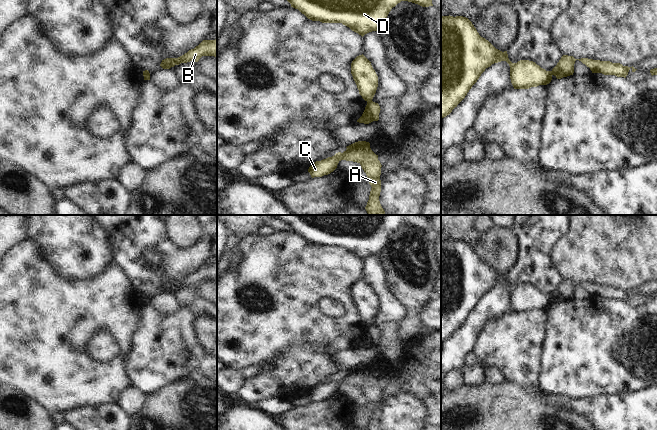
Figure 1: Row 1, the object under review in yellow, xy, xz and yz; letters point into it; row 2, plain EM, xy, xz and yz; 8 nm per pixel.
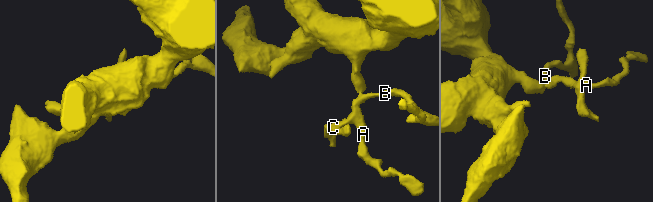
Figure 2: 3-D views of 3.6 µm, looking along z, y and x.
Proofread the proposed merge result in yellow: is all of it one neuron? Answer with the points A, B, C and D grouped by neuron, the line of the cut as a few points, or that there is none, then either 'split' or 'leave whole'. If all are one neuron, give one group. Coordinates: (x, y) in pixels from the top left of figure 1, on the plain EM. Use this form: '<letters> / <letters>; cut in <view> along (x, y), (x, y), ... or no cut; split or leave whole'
A B C / D; cut in xz along (371, 324), (367, 326); split

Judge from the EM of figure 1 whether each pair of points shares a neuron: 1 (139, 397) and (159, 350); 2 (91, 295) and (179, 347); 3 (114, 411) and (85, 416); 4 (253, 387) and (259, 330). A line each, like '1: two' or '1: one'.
1: two
2: two
3: one
4: two

